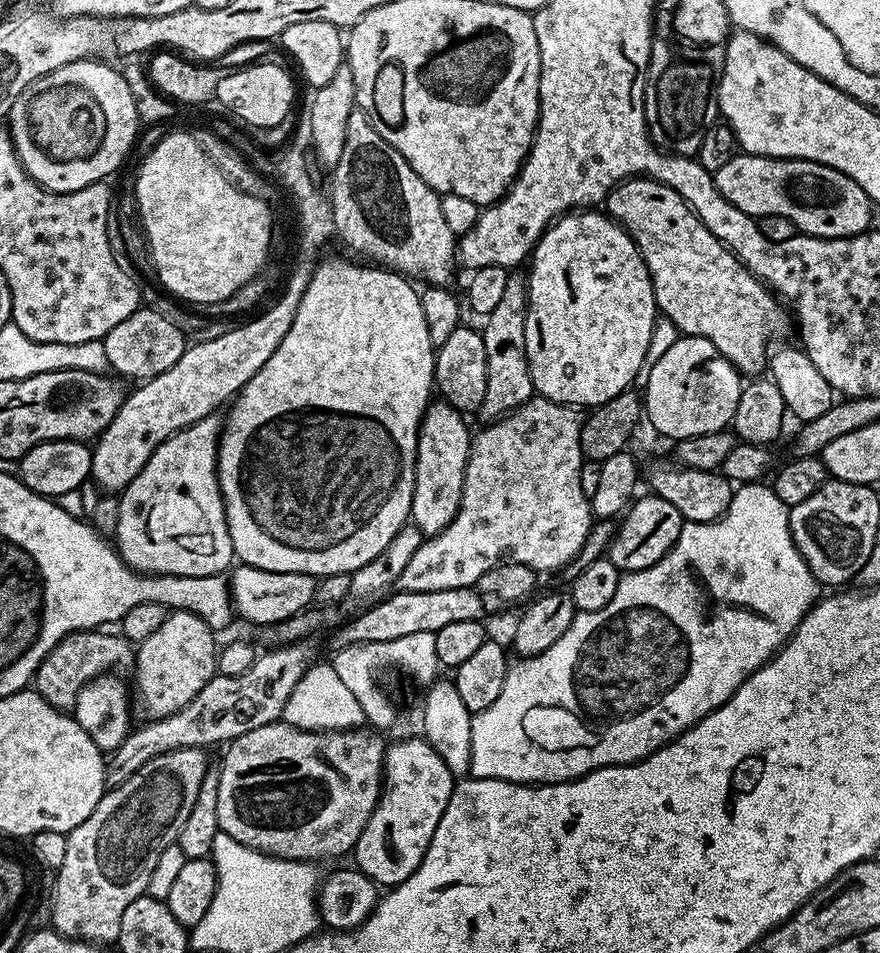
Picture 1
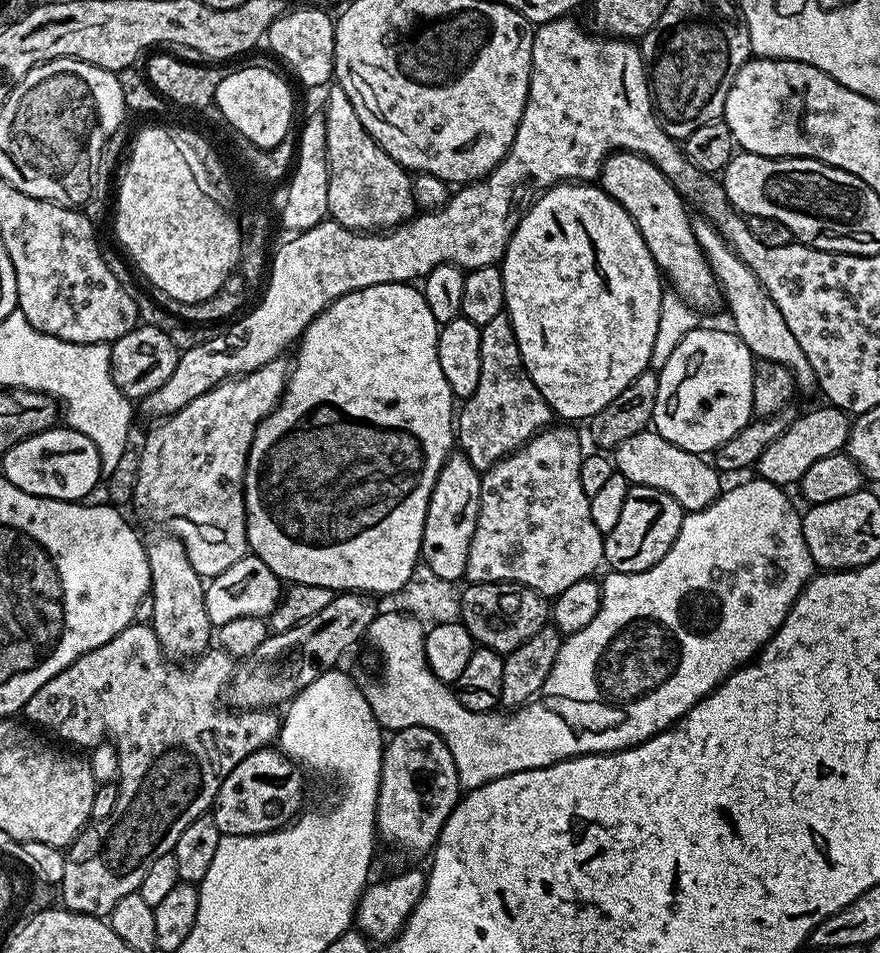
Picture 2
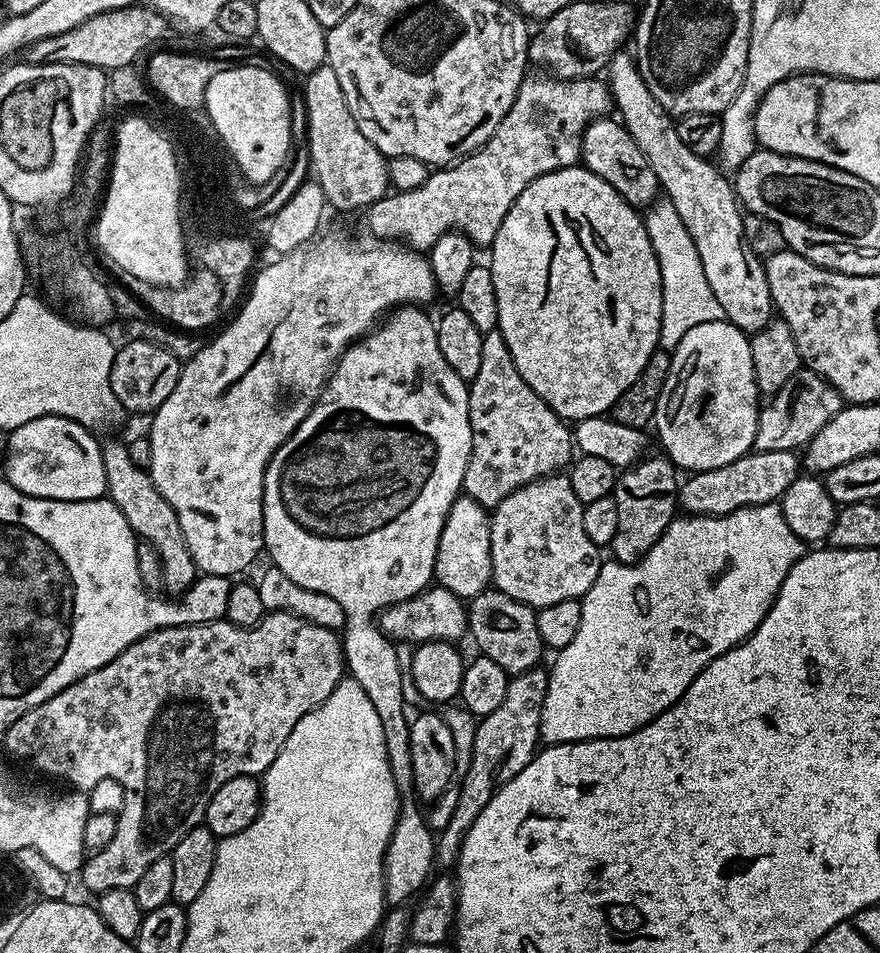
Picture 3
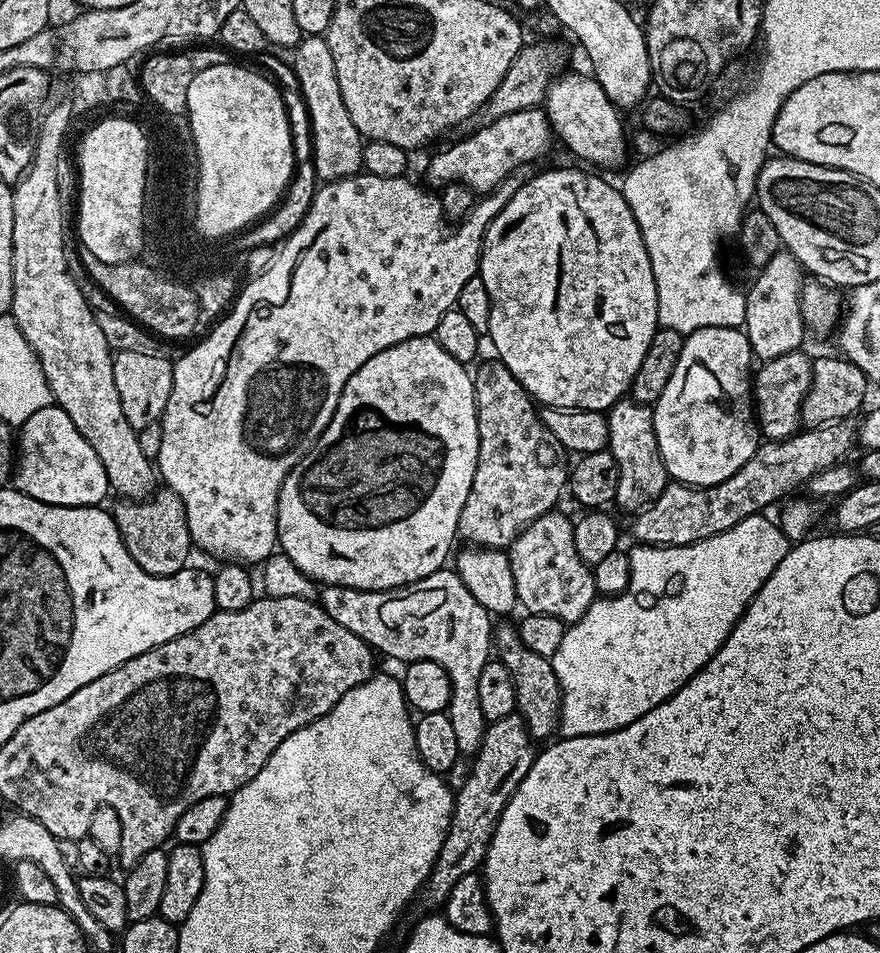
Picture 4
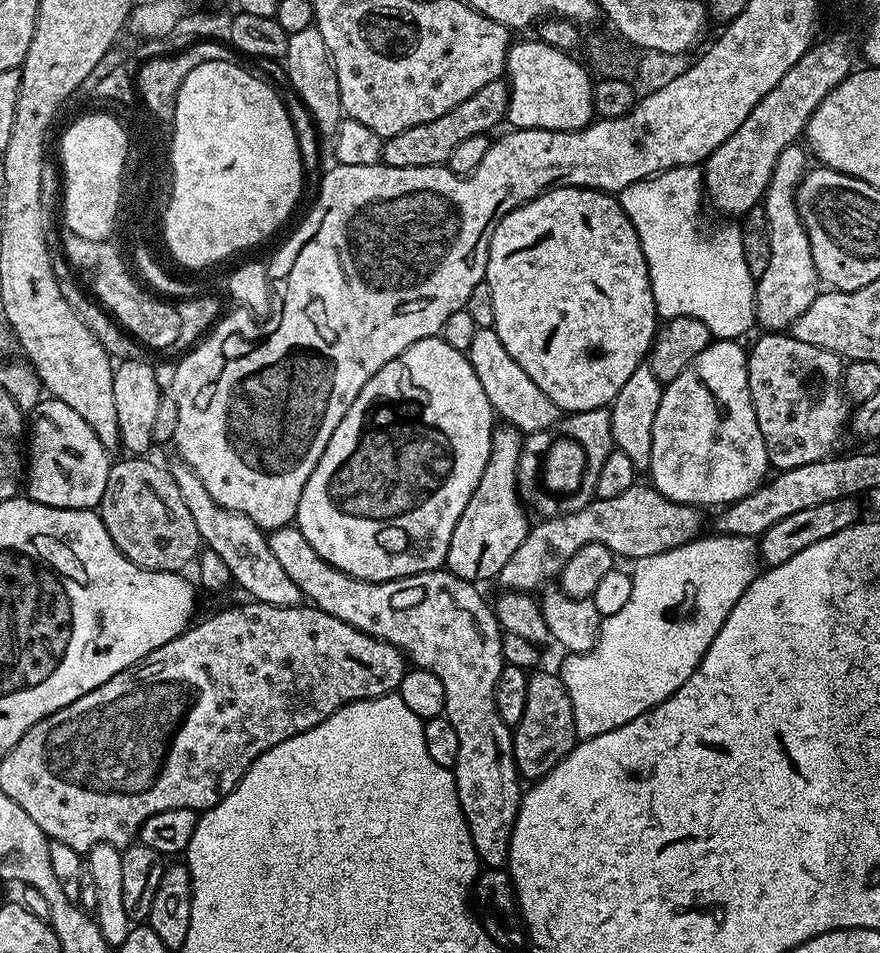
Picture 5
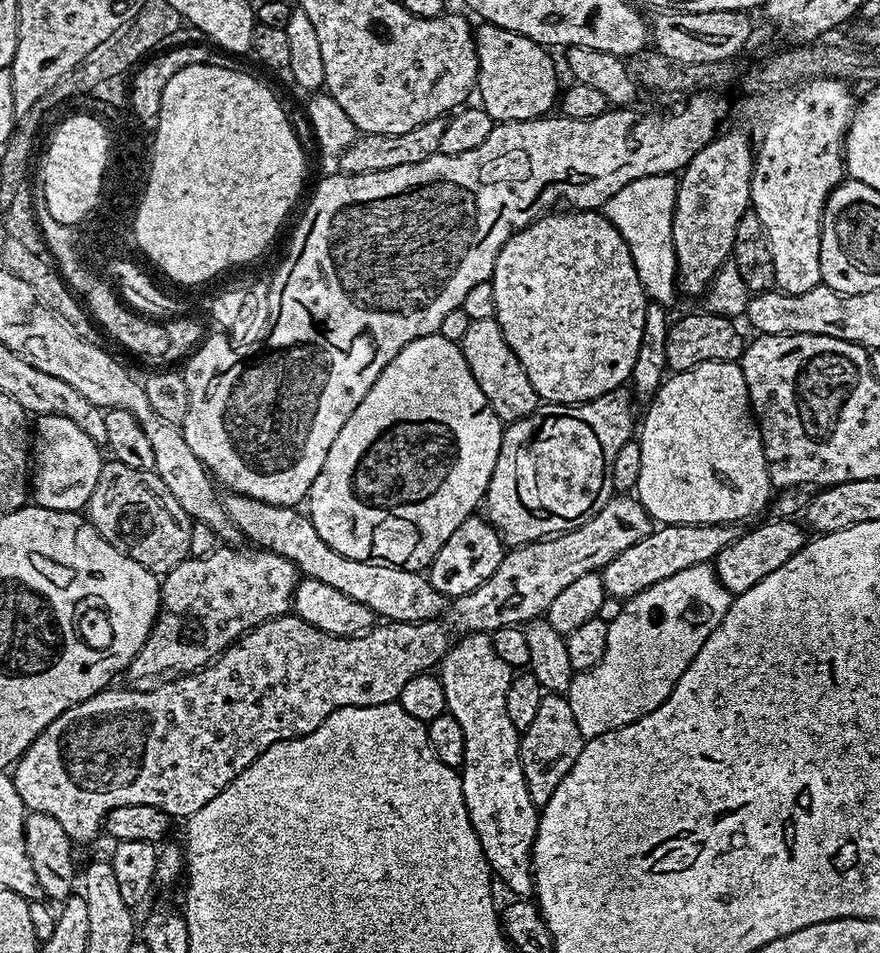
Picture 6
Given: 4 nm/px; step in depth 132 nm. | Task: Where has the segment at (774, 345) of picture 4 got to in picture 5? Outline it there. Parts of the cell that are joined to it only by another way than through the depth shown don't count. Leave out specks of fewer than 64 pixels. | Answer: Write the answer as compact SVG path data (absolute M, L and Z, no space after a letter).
M793 146L778 154L774 174L762 201L770 230L770 262L766 262L766 274L762 274L756 281L756 324L772 334L791 329L798 314L802 314L809 308L810 302L814 302L818 294L816 284L821 283L814 266L810 240L796 210L796 187L800 185L810 161L809 153L801 148Z

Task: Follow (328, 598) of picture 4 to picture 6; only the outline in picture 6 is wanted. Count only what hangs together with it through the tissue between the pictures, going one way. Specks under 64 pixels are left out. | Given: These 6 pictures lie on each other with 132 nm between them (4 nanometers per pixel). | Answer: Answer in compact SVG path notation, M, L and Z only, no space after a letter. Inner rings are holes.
M235 494L225 495L223 502L233 526L249 545L286 558L301 577L342 590L346 598L362 602L377 617L384 616L380 618L385 621L418 624L422 620L435 620L445 611L446 597L430 586L427 575L371 560L351 560L338 554L338 550L322 542L318 530L314 530L314 522L299 507L287 508ZM470 632L461 635L453 643L438 665L438 675L442 682L442 690L446 694L446 712L452 716L458 726L462 726L462 734L466 737L466 754L459 769L462 782L462 794L466 802L466 810L470 822L474 826L474 834L478 834L478 842L482 846L482 854L492 867L492 875L512 891L516 898L528 898L534 892L532 877L532 843L536 837L536 827L540 821L537 805L532 803L530 790L526 790L526 778L522 774L520 761L521 733L510 722L510 714L506 710L506 694L510 690L514 670L498 654L494 654L492 637L486 632Z

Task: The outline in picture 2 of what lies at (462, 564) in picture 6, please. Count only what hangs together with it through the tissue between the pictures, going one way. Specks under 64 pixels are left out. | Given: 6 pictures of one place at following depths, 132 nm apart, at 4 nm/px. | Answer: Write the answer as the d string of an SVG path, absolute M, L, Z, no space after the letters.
M501 314L480 329L482 338L482 374L478 374L478 390L459 405L454 420L454 436L462 455L475 468L487 470L502 458L517 452L528 441L553 423L552 408L542 398L538 386L530 378L514 338L512 323Z

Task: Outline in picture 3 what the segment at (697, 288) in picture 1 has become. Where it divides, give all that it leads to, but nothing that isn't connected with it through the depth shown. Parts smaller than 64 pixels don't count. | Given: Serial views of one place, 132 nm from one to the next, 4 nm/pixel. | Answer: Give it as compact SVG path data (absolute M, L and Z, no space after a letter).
M616 118L608 119L593 120L584 132L583 167L598 174L598 178L610 182L610 186L614 186L614 190L618 190L621 198L633 208L647 209L661 191L658 178L654 174L654 166L650 166L646 154L642 154L642 150L638 150L638 142L634 142L634 138L631 137L621 121Z

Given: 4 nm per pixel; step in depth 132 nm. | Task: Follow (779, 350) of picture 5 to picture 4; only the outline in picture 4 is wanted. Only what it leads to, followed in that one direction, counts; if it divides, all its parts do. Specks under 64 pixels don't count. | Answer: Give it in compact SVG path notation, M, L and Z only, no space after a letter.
M803 351L782 354L782 358L765 360L755 369L752 382L752 399L754 401L754 415L758 425L758 432L765 441L786 440L795 436L800 423L800 407L806 398L808 389L812 386L812 360L804 357Z

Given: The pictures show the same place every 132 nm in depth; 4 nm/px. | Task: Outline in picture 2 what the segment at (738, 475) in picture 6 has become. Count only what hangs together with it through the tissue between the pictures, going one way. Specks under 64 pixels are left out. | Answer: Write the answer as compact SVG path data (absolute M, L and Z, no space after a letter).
M697 326L693 332L686 334L682 342L670 354L666 366L658 373L658 402L654 402L652 424L654 430L666 442L682 450L701 454L715 453L722 442L730 442L753 419L752 411L752 366L754 357L746 342L742 342L735 331L723 332L720 328Z

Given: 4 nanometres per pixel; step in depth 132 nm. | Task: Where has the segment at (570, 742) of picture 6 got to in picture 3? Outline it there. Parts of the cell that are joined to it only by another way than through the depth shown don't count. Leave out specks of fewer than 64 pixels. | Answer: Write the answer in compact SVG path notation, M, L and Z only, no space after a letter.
M490 586L482 594L467 601L468 632L479 651L489 656L509 677L522 674L526 670L537 667L541 663L540 655L546 652L542 638L538 634L536 621L537 609L518 602L518 598L510 598L510 594L502 594L495 586Z

